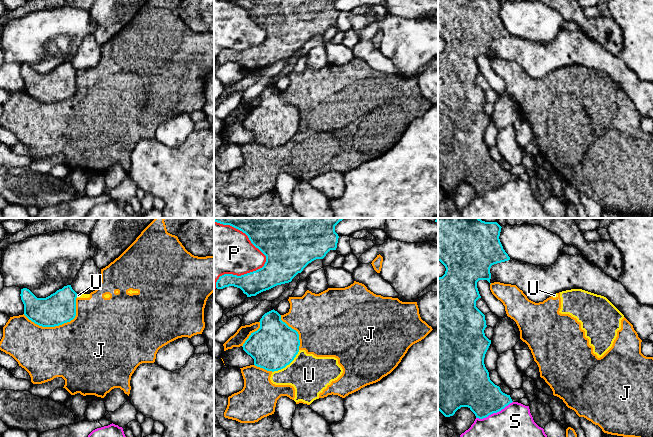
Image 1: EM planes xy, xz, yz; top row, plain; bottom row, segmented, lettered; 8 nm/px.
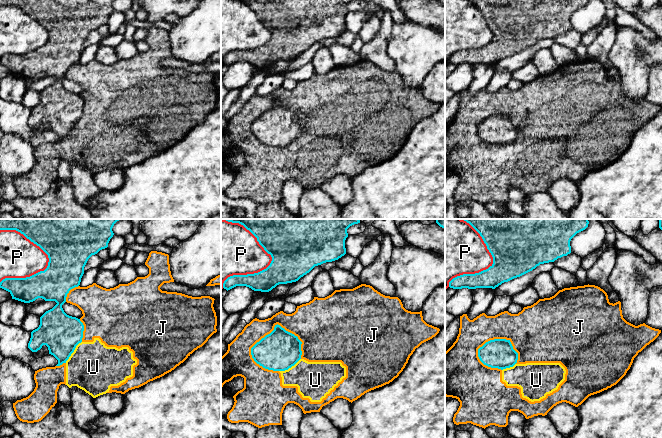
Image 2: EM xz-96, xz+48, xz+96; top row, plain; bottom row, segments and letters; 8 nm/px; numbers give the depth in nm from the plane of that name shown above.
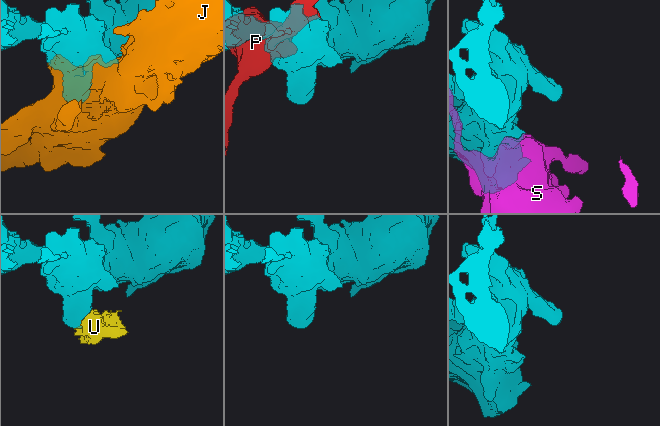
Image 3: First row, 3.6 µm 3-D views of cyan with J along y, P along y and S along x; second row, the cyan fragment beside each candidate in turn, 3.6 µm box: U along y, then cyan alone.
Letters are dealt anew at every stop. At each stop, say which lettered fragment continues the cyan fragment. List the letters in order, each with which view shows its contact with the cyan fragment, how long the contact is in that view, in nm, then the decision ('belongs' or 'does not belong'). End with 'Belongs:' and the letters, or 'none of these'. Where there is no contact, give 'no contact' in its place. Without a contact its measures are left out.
J: xy | 460 nm | does not belong
P: xz | 550 nm | does not belong
S: yz | 320 nm | does not belong
U: xz | 280 nm | does not belong
Belongs: none of these

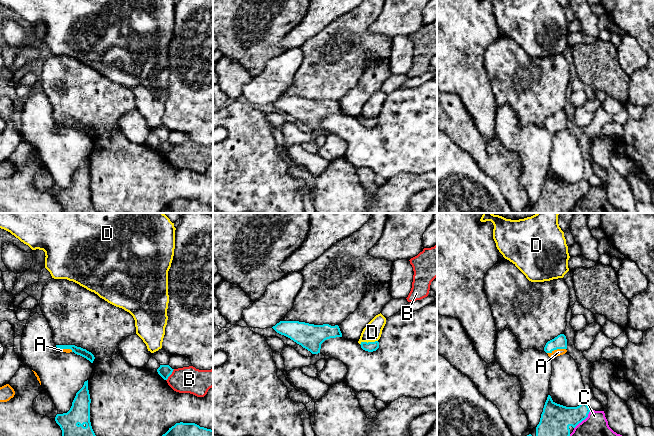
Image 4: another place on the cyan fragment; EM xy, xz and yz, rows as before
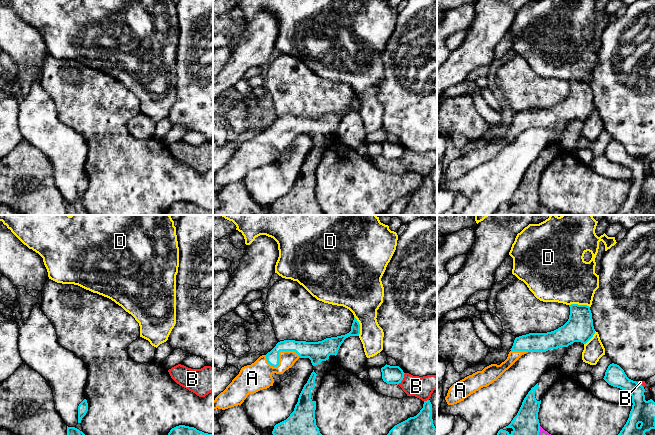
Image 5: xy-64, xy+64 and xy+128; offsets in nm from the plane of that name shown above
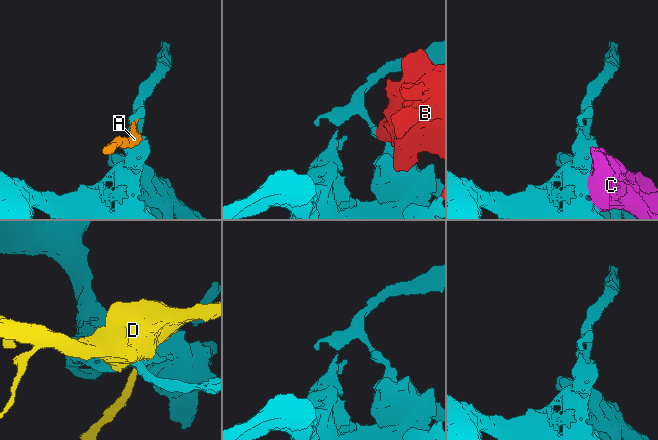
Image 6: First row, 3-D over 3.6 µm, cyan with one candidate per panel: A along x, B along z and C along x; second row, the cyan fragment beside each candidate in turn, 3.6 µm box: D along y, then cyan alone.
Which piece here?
A: yz | 160 nm | belongs
B: xy | 120 nm | does not belong
C: yz | 200 nm | does not belong
D: xz | 150 nm | does not belong
Belongs: A

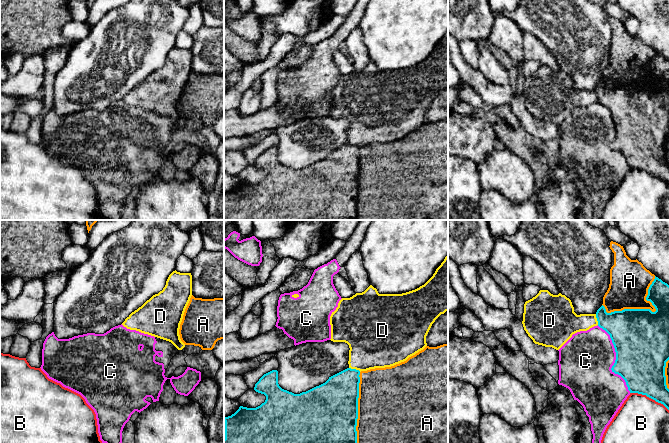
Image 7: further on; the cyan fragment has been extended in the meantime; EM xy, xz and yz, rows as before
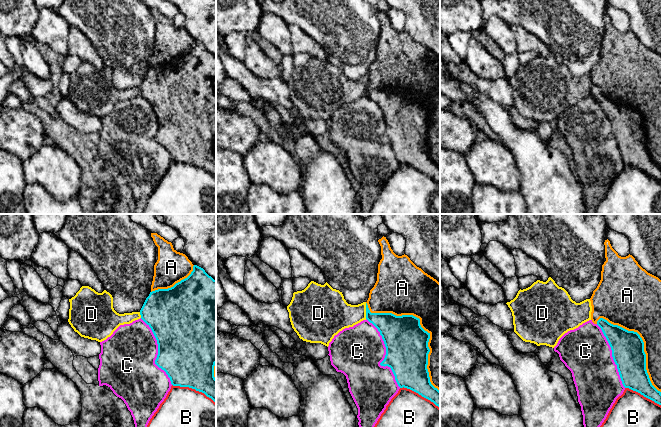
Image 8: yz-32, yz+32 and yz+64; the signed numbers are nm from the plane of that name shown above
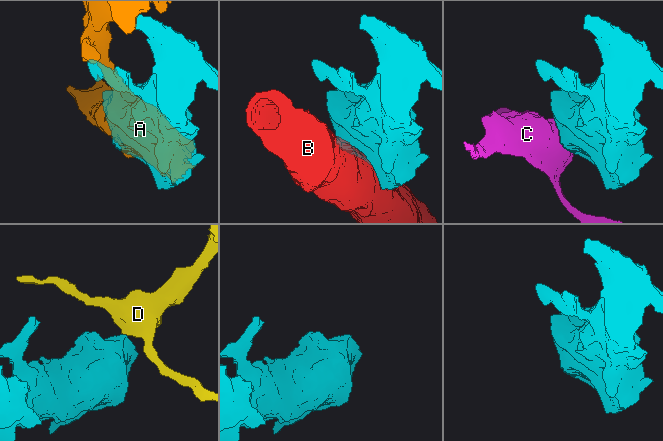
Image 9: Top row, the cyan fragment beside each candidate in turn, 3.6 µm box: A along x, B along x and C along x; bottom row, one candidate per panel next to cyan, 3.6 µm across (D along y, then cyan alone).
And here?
A: yz | 500 nm | does not belong
B: yz | 340 nm | does not belong
C: yz | 600 nm | does not belong
D: xz | 100 nm | does not belong
Belongs: none of these

